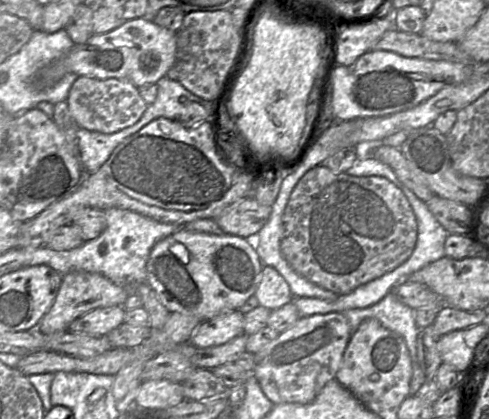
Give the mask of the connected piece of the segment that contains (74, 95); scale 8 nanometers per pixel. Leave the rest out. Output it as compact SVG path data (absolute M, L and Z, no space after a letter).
M79 76L71 86L65 102L79 128L103 134L115 133L134 125L147 108L138 87L116 78L100 80Z

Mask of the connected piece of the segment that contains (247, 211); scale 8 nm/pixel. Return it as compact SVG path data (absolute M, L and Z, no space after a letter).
M245 197L226 207L214 221L223 233L248 238L262 229L271 211L272 207Z

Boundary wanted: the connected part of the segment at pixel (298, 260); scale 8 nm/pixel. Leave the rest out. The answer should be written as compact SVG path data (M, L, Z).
M318 165L306 172L289 197L282 216L280 251L297 274L341 296L403 264L416 241L416 217L407 198L393 183L379 176L334 173L325 165Z

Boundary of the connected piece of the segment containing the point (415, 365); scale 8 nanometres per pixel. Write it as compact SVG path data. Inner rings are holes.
M389 292L381 301L370 307L349 309L342 313L347 319L350 337L365 319L375 319L405 340L412 361L410 394L416 394L426 377L417 358L416 340L419 328L415 322L415 310L403 304L394 292Z

